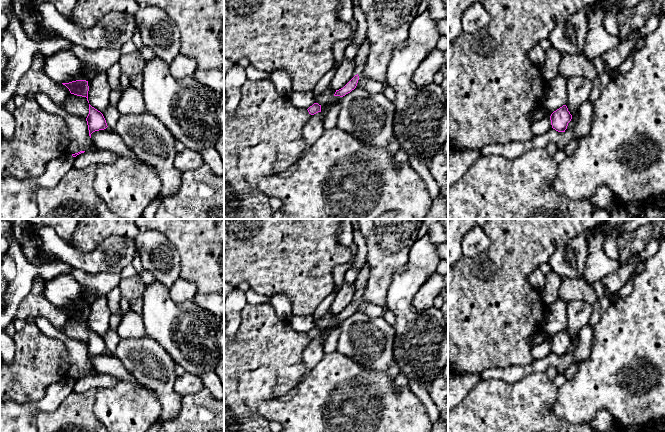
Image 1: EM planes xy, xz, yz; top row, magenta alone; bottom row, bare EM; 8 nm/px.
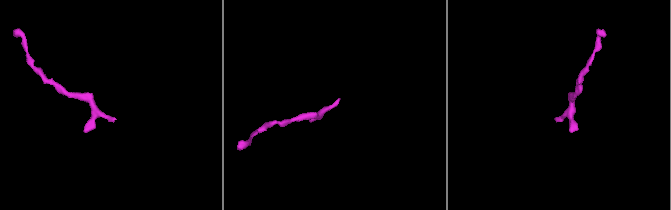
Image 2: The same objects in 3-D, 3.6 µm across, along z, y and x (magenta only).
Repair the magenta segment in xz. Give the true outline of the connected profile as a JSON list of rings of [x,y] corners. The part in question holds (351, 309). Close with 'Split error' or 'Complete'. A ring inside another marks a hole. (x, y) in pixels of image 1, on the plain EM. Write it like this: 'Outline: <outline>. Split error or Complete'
Outline: [[[357,298],[343,312],[336,314],[334,320],[343,321],[346,318],[350,317],[352,314],[356,312],[358,304],[359,304],[359,300]]]. Complete

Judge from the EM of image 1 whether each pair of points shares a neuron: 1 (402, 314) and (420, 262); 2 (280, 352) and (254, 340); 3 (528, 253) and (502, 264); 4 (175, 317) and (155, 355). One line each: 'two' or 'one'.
1: one
2: one
3: one
4: two

